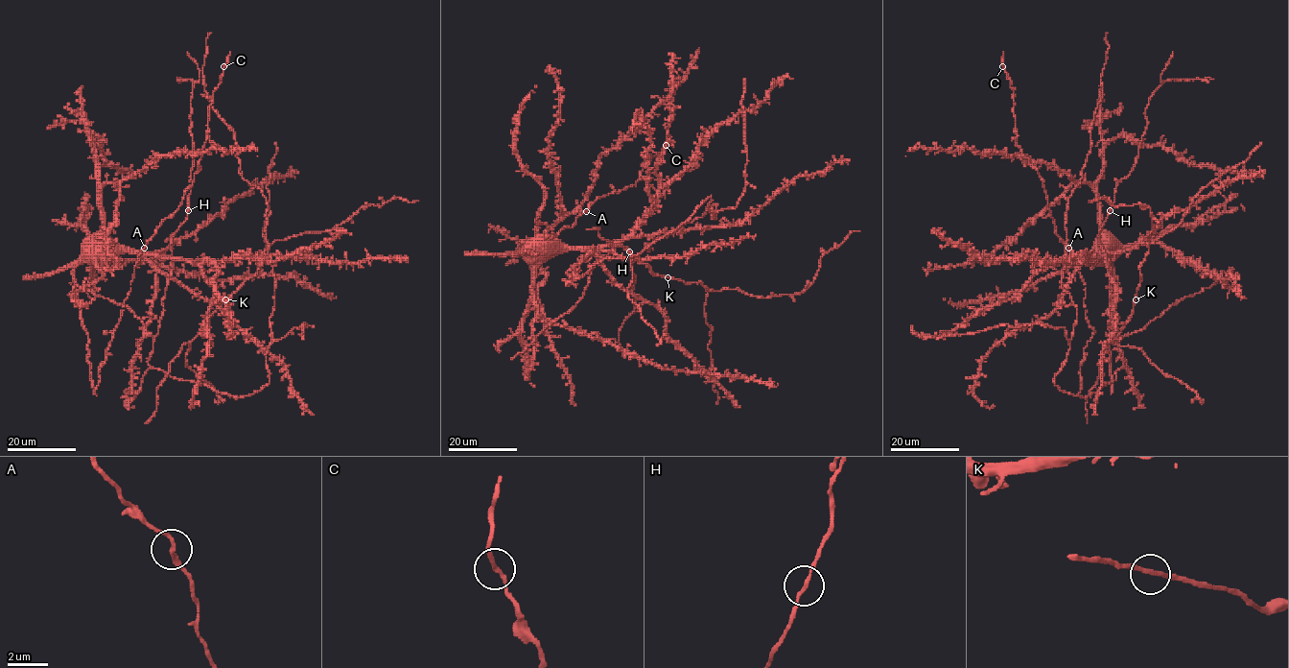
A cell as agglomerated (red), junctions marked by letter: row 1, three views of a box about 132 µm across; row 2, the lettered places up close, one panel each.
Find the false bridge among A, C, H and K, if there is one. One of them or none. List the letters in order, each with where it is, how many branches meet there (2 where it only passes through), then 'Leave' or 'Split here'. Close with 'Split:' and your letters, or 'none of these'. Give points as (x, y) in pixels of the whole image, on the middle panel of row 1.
A: Place: (586, 211). Branches: 2. Leave
C: Place: (666, 145). Branches: 2. Leave
H: Place: (629, 251). Branches: 2. Leave
K: Place: (667, 277). Branches: 2. Leave
Split: none of these

